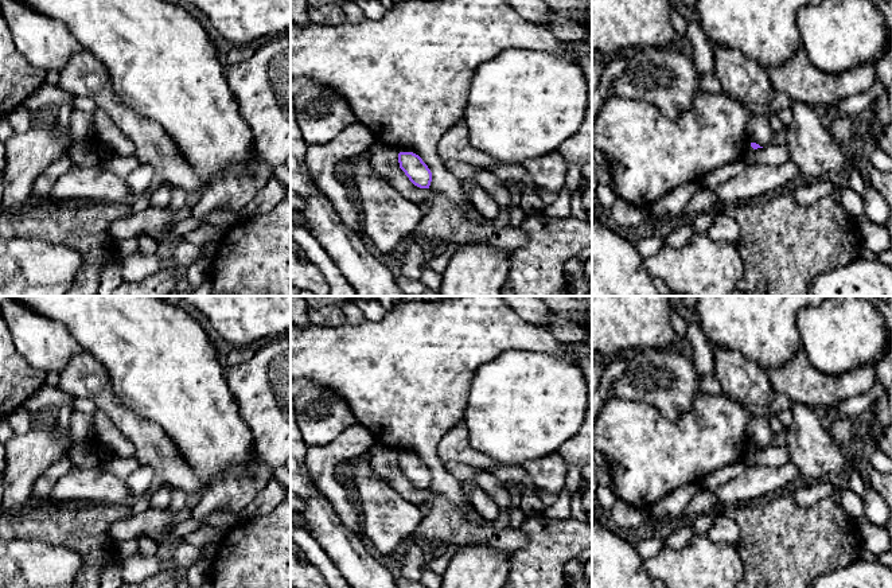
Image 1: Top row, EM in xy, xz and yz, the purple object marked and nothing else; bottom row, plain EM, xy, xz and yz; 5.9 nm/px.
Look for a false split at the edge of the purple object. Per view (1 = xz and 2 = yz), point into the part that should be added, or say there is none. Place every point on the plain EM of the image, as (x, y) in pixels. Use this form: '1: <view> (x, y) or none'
1: none
2: none

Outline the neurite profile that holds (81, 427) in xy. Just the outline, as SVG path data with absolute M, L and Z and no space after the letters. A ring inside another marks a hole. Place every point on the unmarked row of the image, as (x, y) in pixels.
M74 409L69 421L69 435L73 444L91 443L96 435L93 414Z

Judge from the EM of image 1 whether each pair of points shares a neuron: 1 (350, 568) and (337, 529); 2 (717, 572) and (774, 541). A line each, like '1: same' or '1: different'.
1: same
2: different

